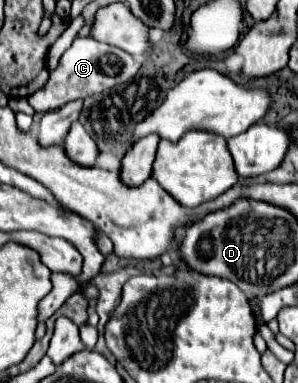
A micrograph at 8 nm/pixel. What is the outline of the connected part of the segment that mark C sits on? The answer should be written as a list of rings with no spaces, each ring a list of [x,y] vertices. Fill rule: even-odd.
[[[75,37],[73,45],[61,55],[59,65],[55,67],[55,71],[49,73],[45,89],[37,89],[29,97],[29,105],[35,111],[41,111],[41,113],[59,109],[69,101],[85,99],[89,95],[101,93],[105,89],[125,85],[127,81],[131,81],[137,75],[139,67],[141,67],[141,63],[135,57],[131,57],[129,53],[125,53],[123,49],[111,47],[107,43],[99,43],[91,37]]]

